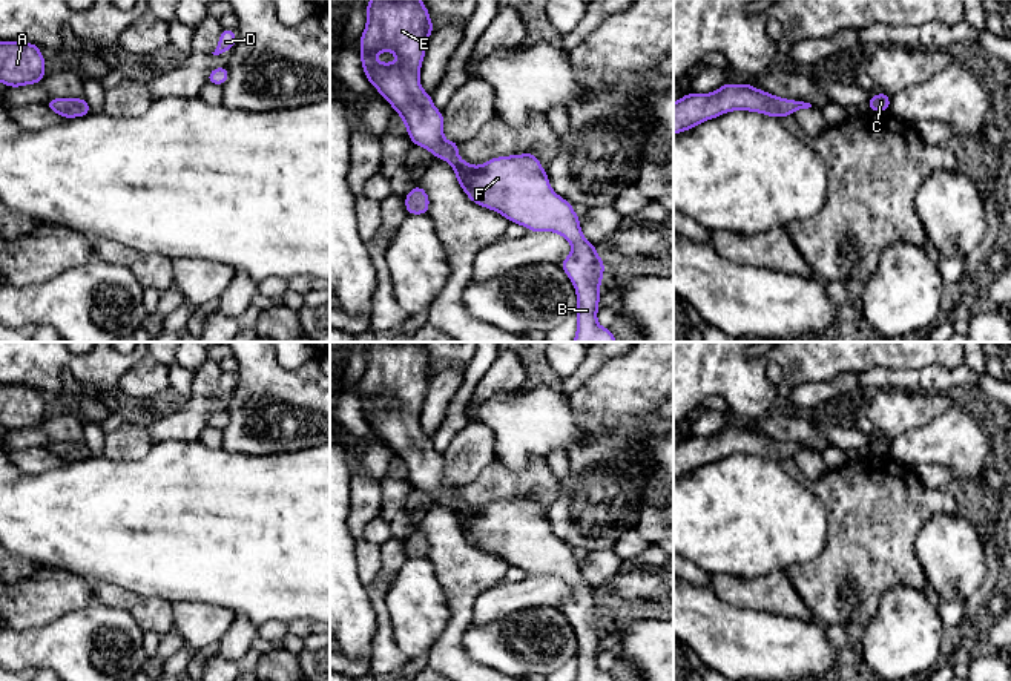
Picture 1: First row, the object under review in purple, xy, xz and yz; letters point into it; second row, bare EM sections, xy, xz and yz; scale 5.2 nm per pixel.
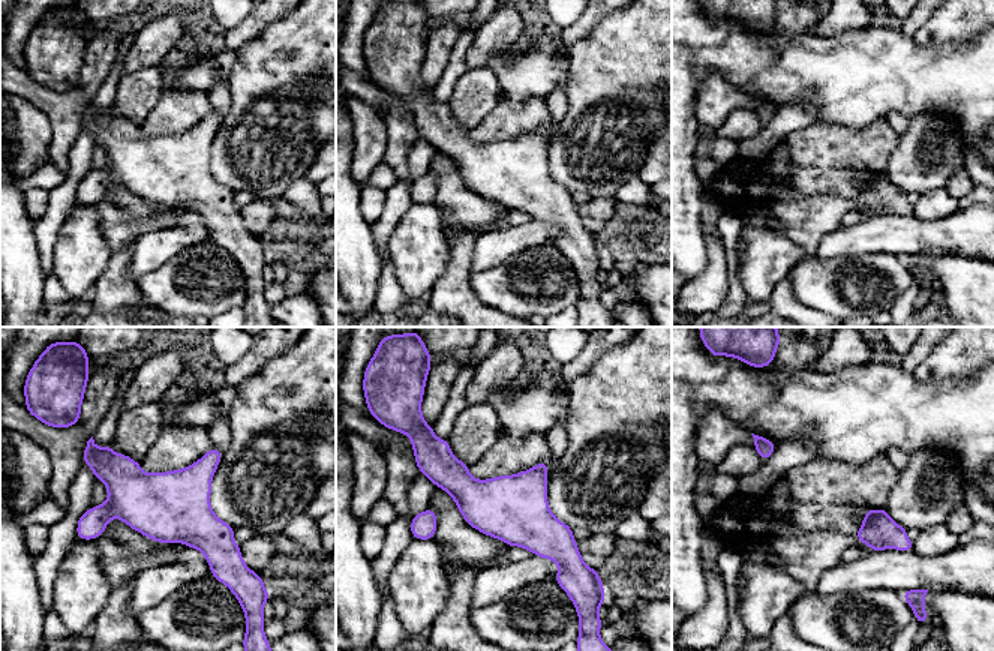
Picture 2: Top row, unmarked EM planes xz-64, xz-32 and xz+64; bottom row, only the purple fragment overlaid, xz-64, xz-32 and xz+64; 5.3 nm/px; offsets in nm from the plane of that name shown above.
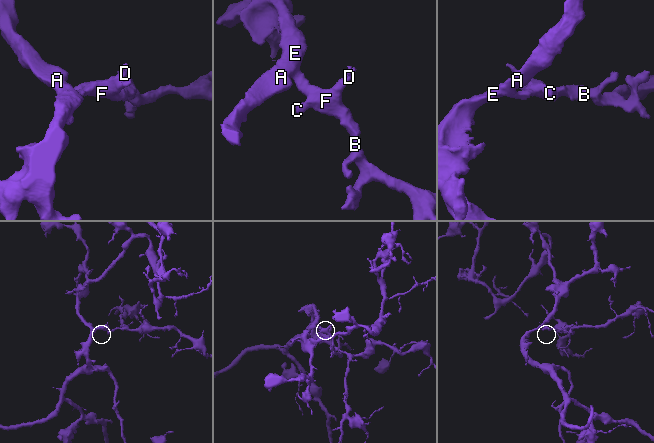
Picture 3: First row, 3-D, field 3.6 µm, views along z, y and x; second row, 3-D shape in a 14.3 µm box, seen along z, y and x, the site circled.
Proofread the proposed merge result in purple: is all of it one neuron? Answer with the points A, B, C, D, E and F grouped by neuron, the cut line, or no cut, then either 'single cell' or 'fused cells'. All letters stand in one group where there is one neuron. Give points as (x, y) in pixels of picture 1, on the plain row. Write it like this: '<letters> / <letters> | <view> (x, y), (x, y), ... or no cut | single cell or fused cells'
A B C D E F | no cut | single cell

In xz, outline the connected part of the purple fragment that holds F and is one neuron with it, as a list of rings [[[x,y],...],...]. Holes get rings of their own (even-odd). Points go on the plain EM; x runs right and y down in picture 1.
[[[371,342],[367,347],[367,370],[359,382],[367,423],[400,459],[413,489],[425,491],[434,502],[451,508],[473,546],[499,555],[529,575],[554,575],[571,586],[572,595],[560,610],[577,635],[575,681],[615,681],[611,672],[597,666],[604,604],[583,580],[572,548],[549,529],[535,497],[497,500],[471,509],[459,500],[459,485],[443,483],[443,457],[419,426],[433,373],[428,351],[420,342]],[[388,393],[399,402],[397,406],[374,403],[376,397]]]

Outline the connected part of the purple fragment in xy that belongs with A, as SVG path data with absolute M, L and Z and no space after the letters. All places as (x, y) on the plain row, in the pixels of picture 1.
M0 385L0 426L9 431L37 428L46 419L44 411L40 390L28 385Z

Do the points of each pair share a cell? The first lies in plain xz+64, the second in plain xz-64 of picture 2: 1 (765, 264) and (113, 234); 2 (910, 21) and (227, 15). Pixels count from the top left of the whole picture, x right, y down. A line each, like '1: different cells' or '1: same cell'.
1: different cells
2: different cells

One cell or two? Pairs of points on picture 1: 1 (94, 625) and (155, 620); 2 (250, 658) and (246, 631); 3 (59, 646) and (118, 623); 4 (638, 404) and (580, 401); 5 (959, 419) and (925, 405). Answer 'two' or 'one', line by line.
1: two
2: two
3: one
4: one
5: two

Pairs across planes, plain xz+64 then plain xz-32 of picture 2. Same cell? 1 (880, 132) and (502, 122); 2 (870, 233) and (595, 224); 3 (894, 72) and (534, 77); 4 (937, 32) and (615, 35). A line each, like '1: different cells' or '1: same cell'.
1: same cell
2: different cells
3: same cell
4: same cell

